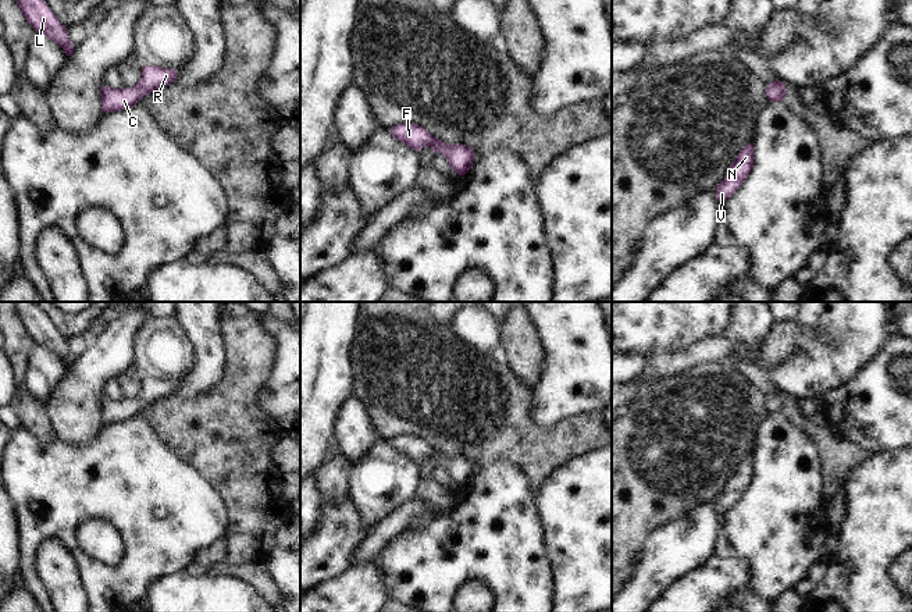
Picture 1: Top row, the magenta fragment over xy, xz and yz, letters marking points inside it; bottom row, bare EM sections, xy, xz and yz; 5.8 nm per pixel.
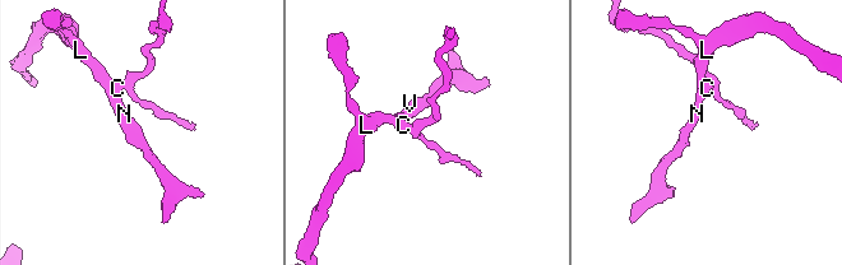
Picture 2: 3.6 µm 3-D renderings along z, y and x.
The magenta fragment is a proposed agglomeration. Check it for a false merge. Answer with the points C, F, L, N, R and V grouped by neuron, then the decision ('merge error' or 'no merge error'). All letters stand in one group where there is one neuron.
groups C F L N R V; no merge error

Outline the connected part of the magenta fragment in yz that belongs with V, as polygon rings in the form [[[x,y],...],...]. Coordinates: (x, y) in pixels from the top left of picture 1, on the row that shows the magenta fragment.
[[[751,139],[738,153],[724,181],[713,191],[722,204],[740,188],[754,167],[754,140]]]

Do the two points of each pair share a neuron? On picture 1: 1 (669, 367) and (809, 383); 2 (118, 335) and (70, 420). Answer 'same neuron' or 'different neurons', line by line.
1: different neurons
2: same neuron

